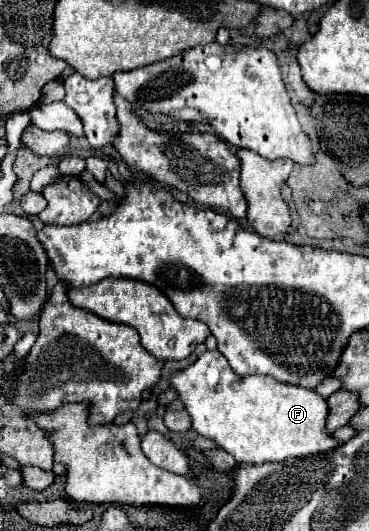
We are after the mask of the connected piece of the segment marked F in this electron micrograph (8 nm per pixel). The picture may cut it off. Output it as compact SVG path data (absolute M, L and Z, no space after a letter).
M218 350L204 352L188 368L172 372L168 384L172 390L178 392L178 400L190 414L194 432L206 440L216 442L216 446L232 454L236 462L260 466L264 462L282 462L286 458L300 458L300 456L328 452L338 446L338 442L324 430L326 400L322 396L300 386L282 384L270 376L238 376L228 366L226 358L218 354Z

